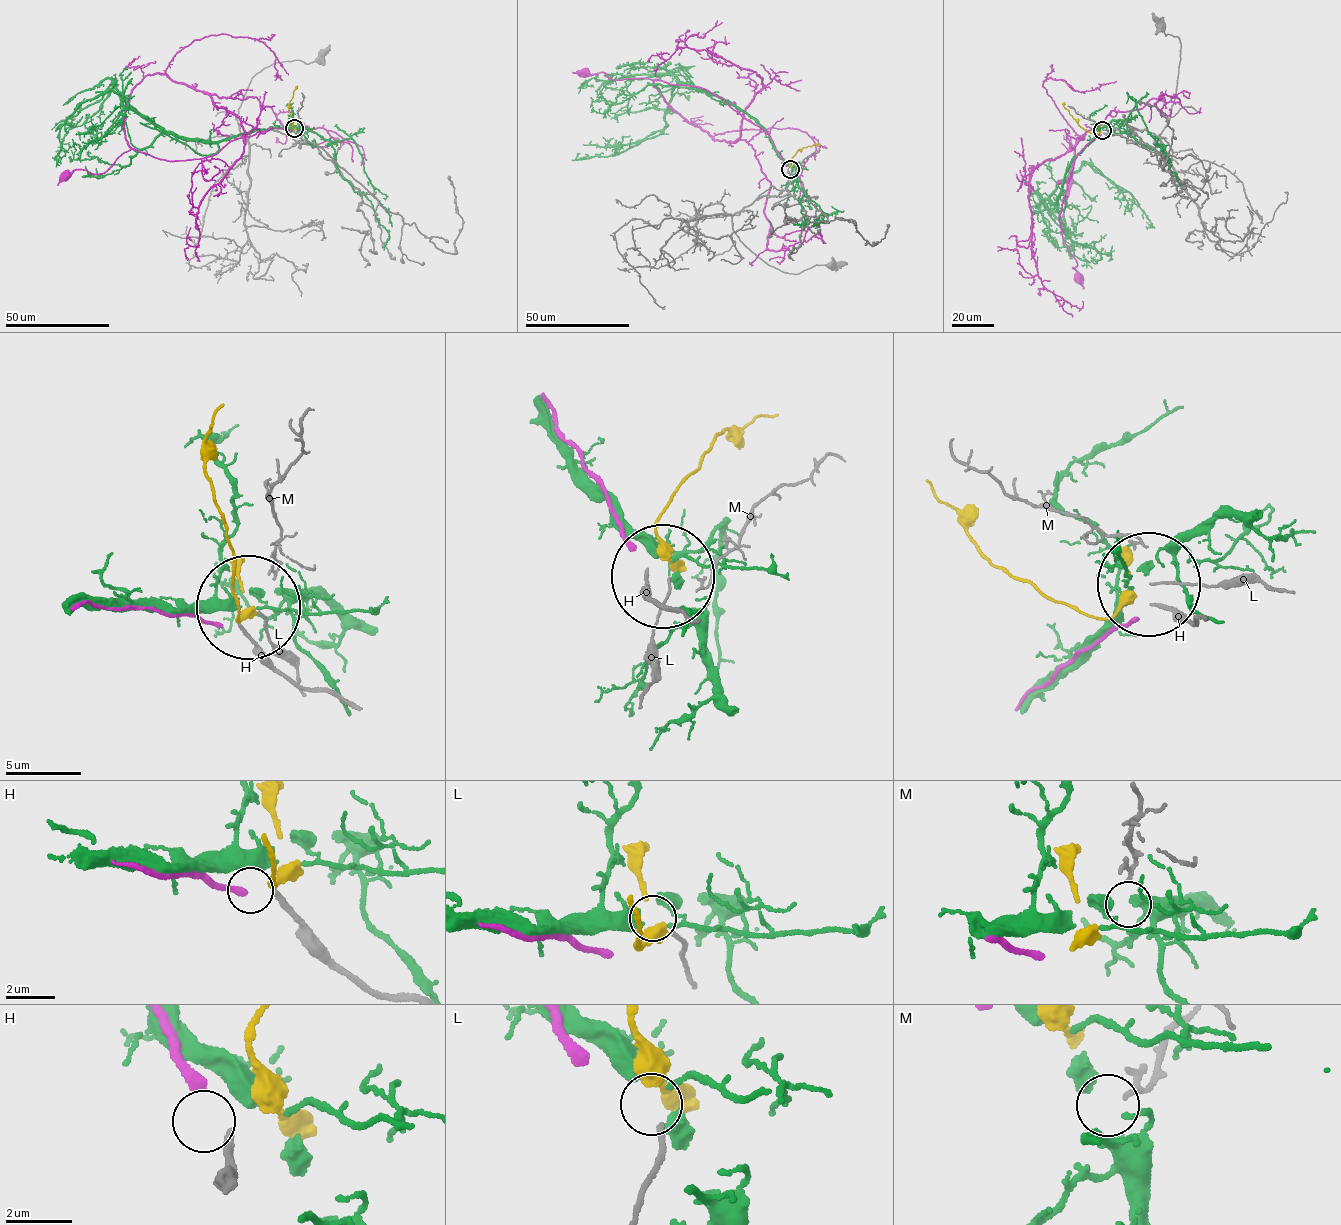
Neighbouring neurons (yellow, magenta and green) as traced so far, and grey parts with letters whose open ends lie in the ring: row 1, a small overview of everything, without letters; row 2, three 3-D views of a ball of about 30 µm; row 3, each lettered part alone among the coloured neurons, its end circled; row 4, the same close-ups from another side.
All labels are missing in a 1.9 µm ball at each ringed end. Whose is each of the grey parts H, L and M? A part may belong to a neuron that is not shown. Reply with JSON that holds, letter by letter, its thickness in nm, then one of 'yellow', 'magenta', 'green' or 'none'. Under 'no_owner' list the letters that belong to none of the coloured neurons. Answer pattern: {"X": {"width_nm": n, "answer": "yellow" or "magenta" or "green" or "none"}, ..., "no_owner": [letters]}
{"H": {"width_nm": 240, "answer": "magenta"}, "L": {"width_nm": 160, "answer": "yellow"}, "M": {"width_nm": 160, "answer": "green"}, "no_owner": []}

